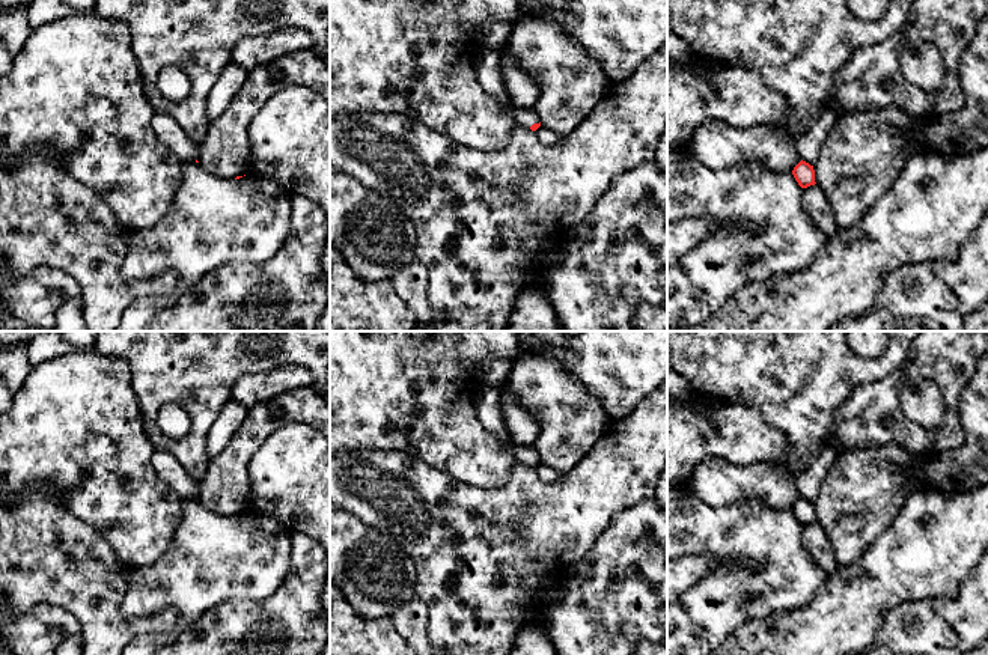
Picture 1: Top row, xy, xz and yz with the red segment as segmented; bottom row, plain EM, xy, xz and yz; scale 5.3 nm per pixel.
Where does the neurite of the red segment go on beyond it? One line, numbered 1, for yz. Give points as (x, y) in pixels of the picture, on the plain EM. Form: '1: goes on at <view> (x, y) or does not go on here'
1: does not go on here

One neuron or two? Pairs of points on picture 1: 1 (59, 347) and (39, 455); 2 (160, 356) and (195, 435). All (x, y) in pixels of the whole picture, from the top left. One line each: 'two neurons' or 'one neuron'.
1: two neurons
2: one neuron

